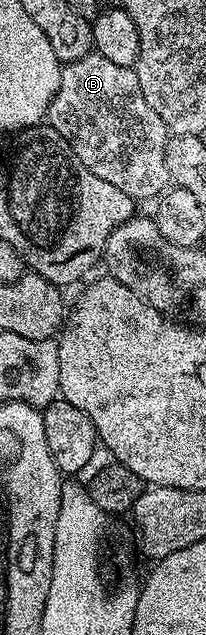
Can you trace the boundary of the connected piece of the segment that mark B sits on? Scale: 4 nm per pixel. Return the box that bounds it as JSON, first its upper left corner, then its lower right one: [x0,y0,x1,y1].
[47,53,171,201]

